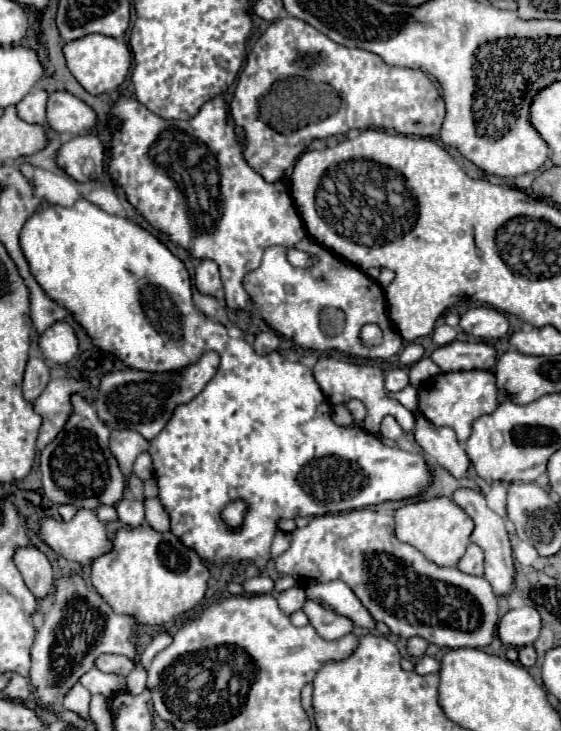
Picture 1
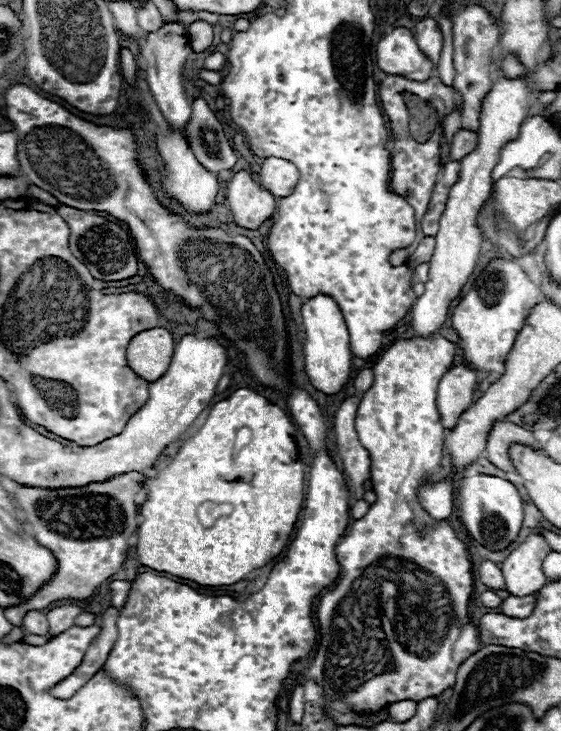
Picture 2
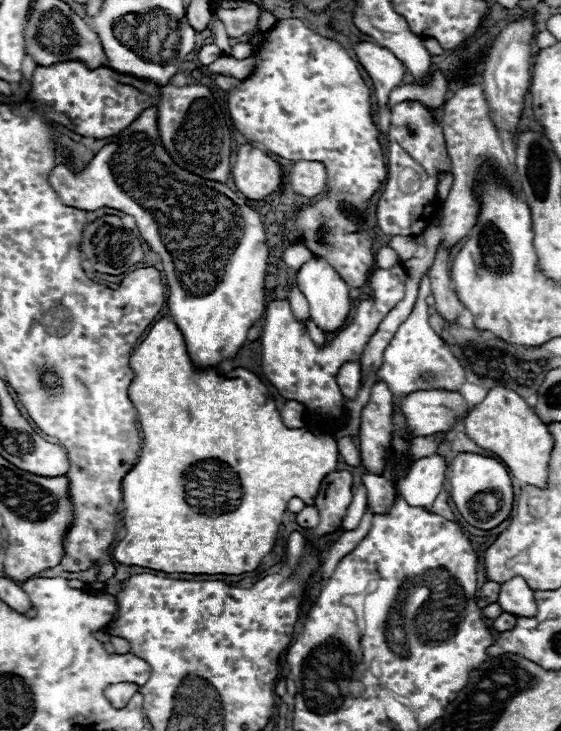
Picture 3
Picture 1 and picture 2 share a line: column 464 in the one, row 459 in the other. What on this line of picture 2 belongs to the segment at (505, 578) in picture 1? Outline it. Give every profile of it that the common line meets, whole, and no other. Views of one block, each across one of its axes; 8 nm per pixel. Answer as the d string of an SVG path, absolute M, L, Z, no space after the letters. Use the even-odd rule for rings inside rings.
M496 422L496 426L492 428L492 432L488 436L486 452L488 452L488 460L504 472L516 472L512 458L510 458L510 444L524 444L534 450L542 448L542 444L534 438L532 432L520 428L512 422Z

